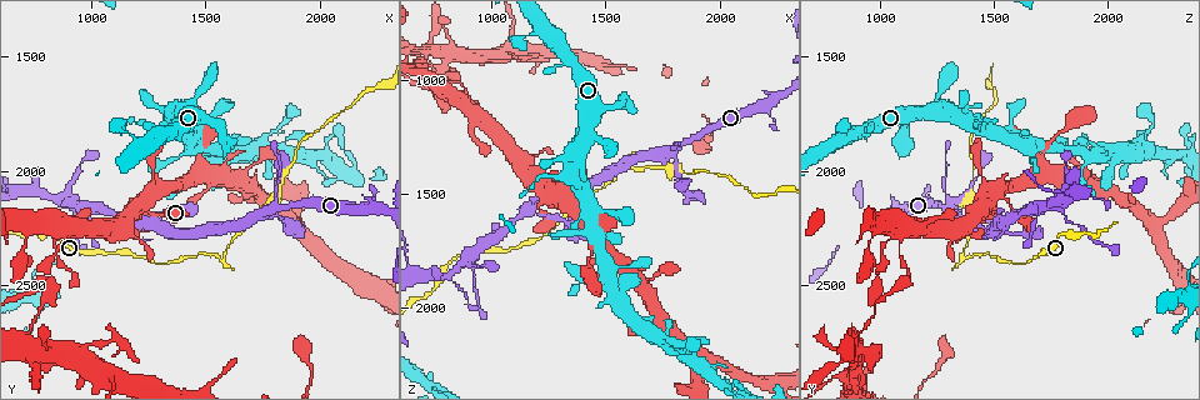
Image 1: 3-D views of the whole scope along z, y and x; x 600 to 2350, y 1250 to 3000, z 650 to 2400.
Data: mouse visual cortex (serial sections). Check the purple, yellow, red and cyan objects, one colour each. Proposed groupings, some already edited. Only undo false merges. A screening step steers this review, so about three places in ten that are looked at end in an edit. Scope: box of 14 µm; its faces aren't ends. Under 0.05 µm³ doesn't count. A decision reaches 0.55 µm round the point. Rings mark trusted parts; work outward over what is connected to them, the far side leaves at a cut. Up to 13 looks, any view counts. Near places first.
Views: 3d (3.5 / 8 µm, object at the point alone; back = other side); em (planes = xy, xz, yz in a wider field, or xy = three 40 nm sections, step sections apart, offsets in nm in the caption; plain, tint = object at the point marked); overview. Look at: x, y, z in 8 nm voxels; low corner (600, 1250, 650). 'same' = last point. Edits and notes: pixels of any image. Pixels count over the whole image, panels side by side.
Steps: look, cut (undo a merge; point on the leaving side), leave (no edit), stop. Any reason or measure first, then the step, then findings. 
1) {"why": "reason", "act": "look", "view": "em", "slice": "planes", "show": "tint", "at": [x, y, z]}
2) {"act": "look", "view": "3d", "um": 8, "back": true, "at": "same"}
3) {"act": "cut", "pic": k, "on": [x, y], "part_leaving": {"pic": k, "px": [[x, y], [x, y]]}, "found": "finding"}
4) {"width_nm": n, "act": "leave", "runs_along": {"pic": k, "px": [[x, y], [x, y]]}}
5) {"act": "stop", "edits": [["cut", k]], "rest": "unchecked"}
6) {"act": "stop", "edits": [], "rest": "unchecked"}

{"why": "a narrow waist", "act": "look", "view": "3d", "um": 3.5, "at": [1590, 1880, 1820]}

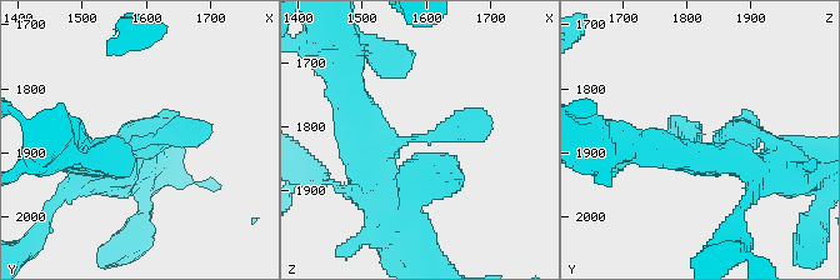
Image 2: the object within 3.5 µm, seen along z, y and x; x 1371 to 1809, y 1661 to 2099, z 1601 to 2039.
{"act": "look", "view": "em", "slice": "xy", "step": 3, "show": "tint", "at": [1585, 1885, 1815]}

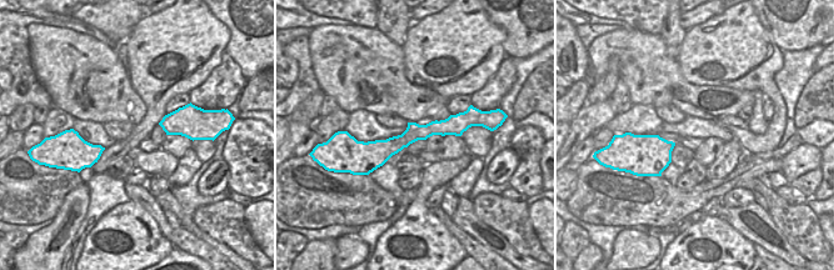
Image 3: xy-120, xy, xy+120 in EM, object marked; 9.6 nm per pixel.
{"width_nm": 170, "act": "leave", "runs_along": {"pic": 2, "px": [[360, 121], [368, 150], [490, 119]]}, "found": "all the same cell"}

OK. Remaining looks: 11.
{"why": "abrupt turn", "act": "look", "view": "3d", "um": 3.5, "at": [1220, 2150, 1480]}

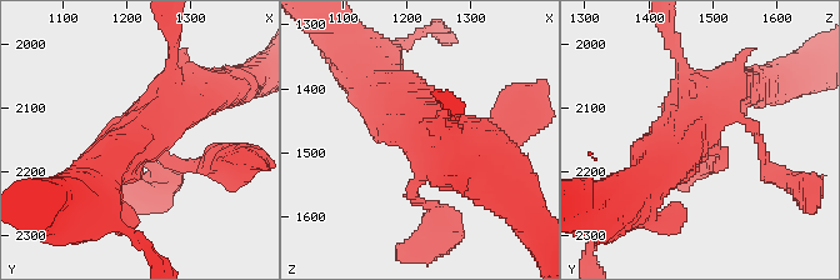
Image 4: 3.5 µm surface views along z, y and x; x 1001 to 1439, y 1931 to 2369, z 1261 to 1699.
{"act": "look", "view": "em", "slice": "planes", "show": "tint", "at": [1230, 2145, 1480]}

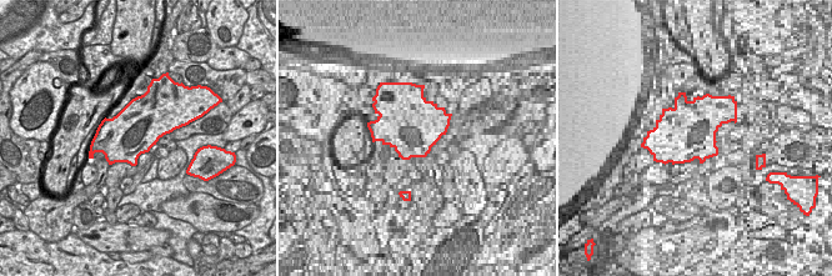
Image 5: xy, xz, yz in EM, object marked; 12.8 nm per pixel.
{"act": "leave", "runs_along": {"pic": 4, "px": [[485, 150], [439, 164], [374, 86]]}, "found": "all the same cell"}

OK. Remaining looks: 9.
{"act": "look", "view": "3d", "um": 3.5, "at": [720, 2720, 890]}

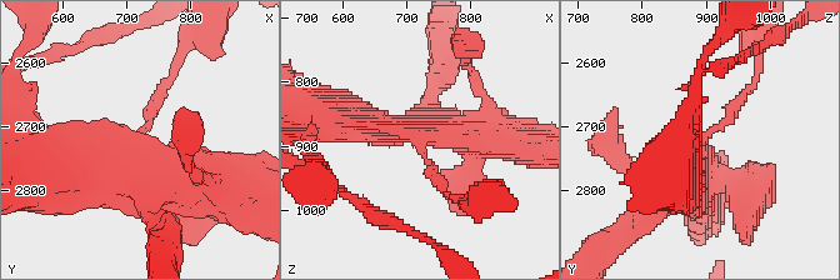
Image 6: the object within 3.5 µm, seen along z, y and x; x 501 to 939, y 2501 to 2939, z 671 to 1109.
{"why": "need the tissue", "act": "look", "view": "em", "slice": "xy", "step": 3, "show": "tint", "at": [720, 2725, 885]}

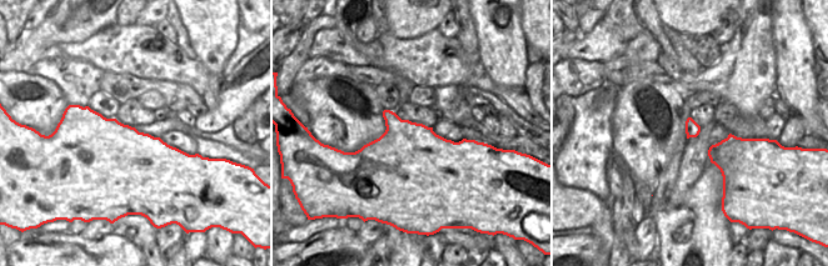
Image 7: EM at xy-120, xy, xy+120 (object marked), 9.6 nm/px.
{"act": "leave", "runs_along": {"pic": 6, "px": [[160, 88], [138, 141], [214, 184]]}, "found": "all the same cell"}

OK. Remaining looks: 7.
{"why": "small branch off a trunk", "act": "look", "view": "3d", "um": 8, "back": true, "at": [1100, 2900, 850]}

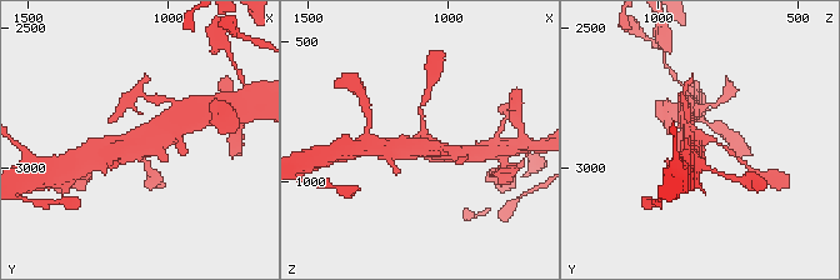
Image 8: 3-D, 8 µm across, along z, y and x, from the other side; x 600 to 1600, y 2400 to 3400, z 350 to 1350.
{"why": "shape alone is not enough", "act": "look", "view": "em", "slice": "xy", "step": 1, "show": "tint", "at": [1100, 2880, 850]}

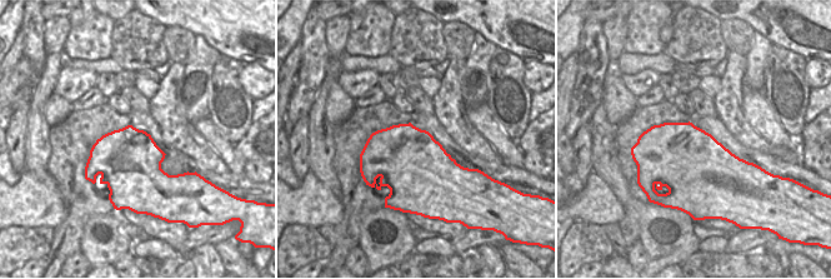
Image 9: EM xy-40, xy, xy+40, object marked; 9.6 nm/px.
{"act": "leave", "runs_along": {"pic": 8, "px": [[174, 121], [156, 135], [110, 153]]}, "found": "continuous, no second cell"}

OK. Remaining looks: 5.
{"why": "sharp bend", "act": "look", "view": "3d", "um": 3.5, "at": [1590, 2370, 1360]}

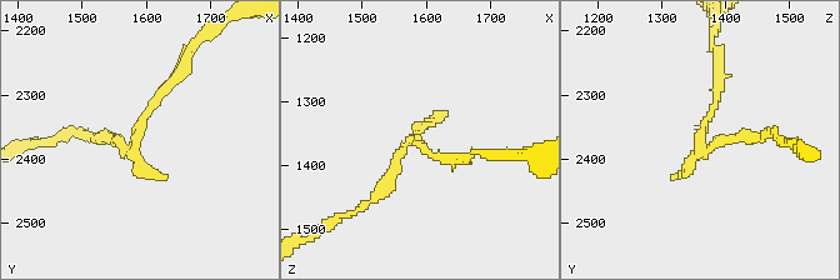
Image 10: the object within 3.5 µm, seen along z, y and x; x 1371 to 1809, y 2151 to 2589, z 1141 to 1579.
{"why": "now the EM", "act": "look", "view": "em", "slice": "xy", "step": 2, "show": "tint", "at": [1580, 2380, 1355]}

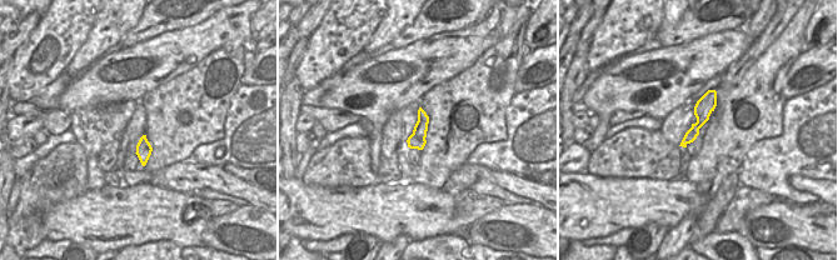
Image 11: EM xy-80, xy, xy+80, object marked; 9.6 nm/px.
{"act": "cut", "pic": 10, "on": [151, 104], "border": {"pic": 11, "px": [[413, 131], [424, 139]]}, "found": "two cells meet here"}

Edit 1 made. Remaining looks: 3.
{"act": "stop", "edits": [["cut", 10]], "rest": "unchecked"}

